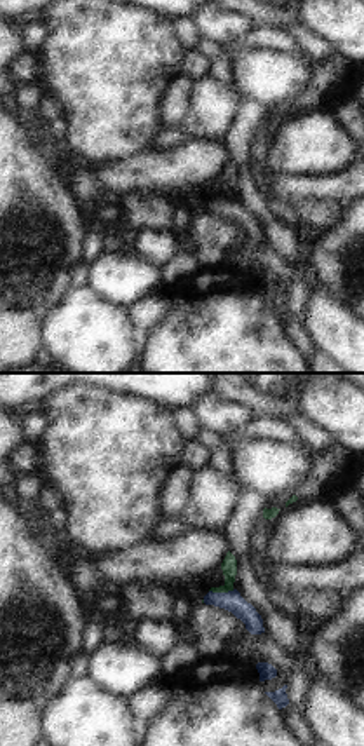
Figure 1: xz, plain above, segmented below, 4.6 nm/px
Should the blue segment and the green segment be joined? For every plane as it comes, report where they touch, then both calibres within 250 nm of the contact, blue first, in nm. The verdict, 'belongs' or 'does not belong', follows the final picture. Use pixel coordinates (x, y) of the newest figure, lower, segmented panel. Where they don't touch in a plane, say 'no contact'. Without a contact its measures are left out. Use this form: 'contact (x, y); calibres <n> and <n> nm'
contact (222, 593); calibres 90 and 70 nm

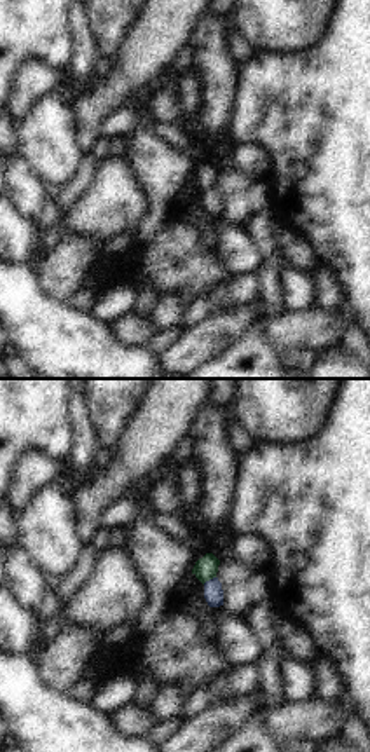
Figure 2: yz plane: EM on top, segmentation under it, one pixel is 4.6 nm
contact (210, 580); calibres 90 and 110 nm

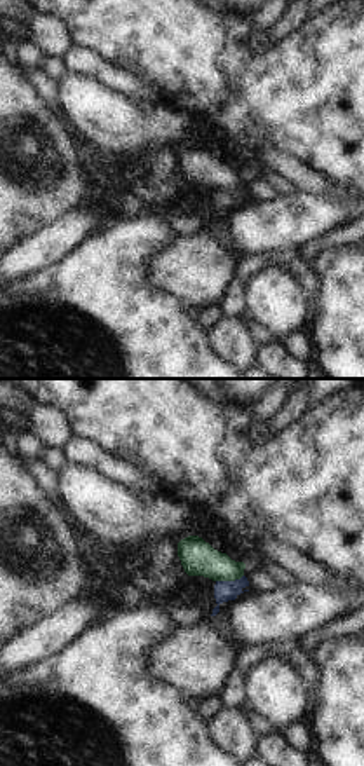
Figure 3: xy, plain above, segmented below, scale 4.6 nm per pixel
contact (229, 581); calibres 100 and 160 nm

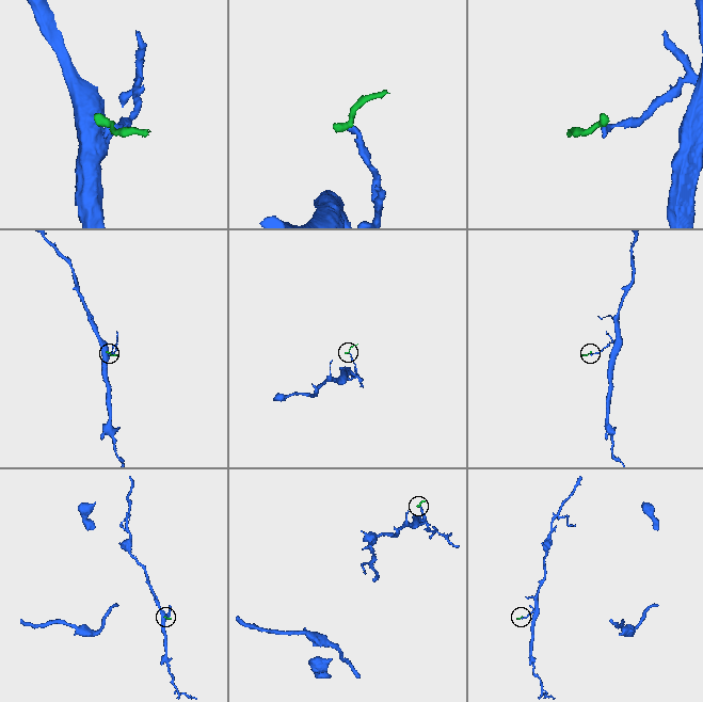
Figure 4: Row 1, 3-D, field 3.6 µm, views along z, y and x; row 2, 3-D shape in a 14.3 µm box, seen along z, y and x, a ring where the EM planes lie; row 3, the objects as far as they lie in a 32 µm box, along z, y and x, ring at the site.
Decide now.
does not belong

